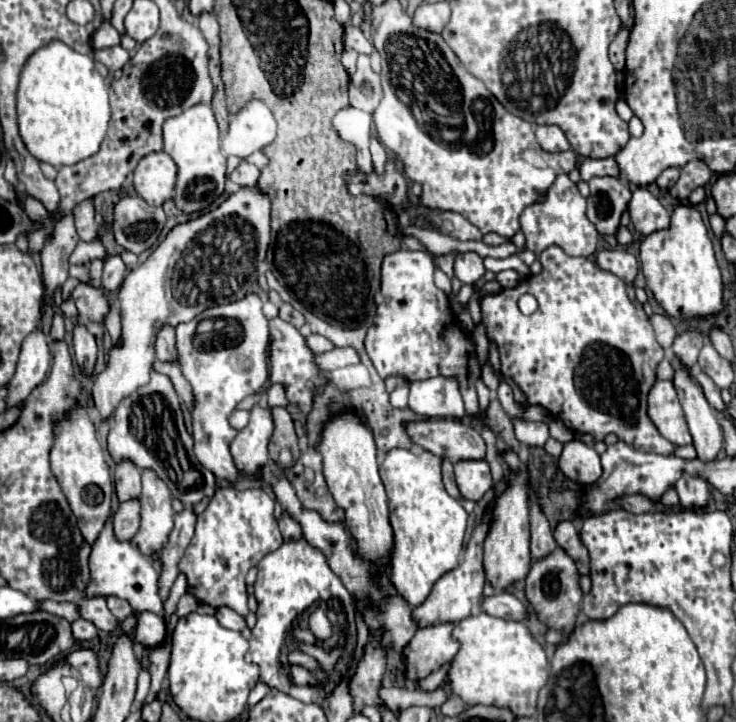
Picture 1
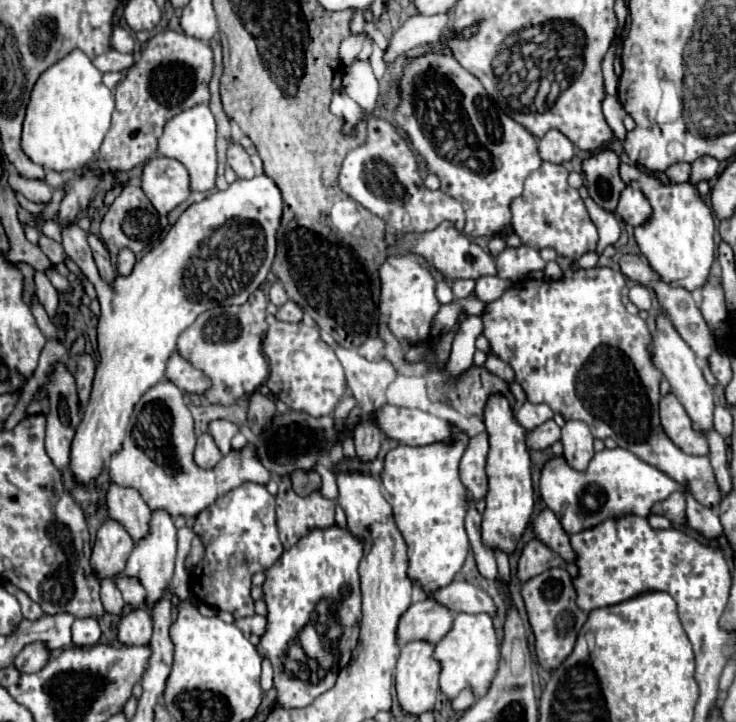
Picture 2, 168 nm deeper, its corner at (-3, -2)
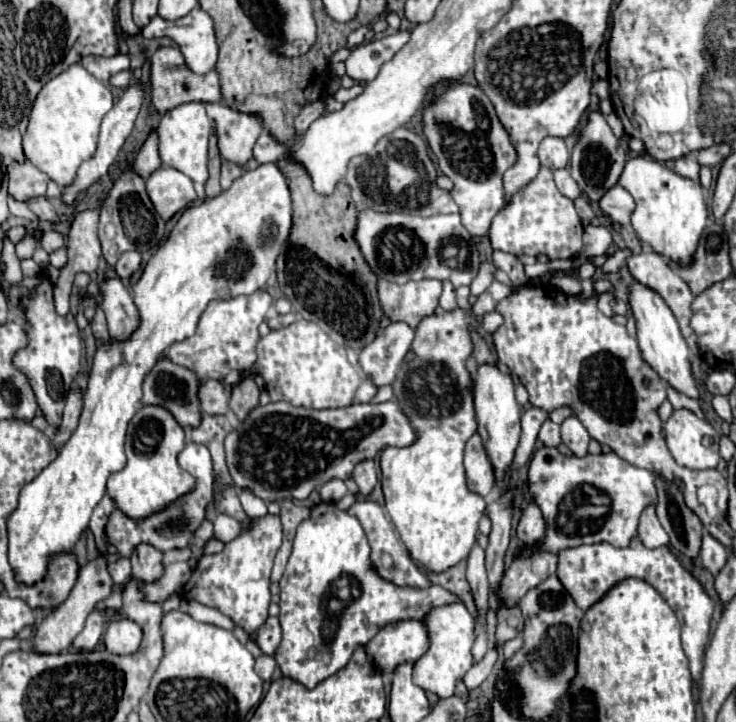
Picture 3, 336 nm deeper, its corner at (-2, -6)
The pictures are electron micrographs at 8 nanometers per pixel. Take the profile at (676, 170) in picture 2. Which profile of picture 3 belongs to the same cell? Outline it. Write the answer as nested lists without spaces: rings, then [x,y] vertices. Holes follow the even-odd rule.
[[[691,155],[677,159],[675,161],[675,171],[679,175],[683,175],[683,177],[689,177],[693,181],[699,181],[699,163]]]

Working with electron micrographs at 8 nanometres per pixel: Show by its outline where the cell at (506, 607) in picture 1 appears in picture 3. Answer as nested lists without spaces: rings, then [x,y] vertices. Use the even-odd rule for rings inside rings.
[[[319,503],[319,505],[315,505],[315,507],[311,509],[311,519],[305,519],[305,521],[297,527],[297,535],[295,535],[295,541],[293,541],[293,551],[291,551],[291,555],[289,555],[285,573],[283,573],[281,581],[279,581],[279,585],[281,585],[281,603],[279,603],[281,613],[279,613],[279,621],[281,621],[281,629],[283,629],[283,641],[281,641],[281,645],[279,645],[277,653],[275,653],[275,661],[277,661],[277,665],[281,667],[283,675],[293,677],[295,681],[301,681],[305,687],[313,689],[319,681],[323,681],[325,677],[329,677],[329,675],[333,675],[333,673],[337,671],[337,669],[333,669],[333,667],[343,669],[343,667],[349,663],[353,651],[355,651],[359,645],[365,645],[365,643],[367,643],[381,627],[385,627],[387,623],[397,623],[399,619],[401,619],[401,621],[403,621],[403,619],[423,619],[433,607],[459,601],[455,595],[451,595],[449,591],[445,591],[445,589],[439,587],[439,585],[431,585],[431,587],[427,587],[427,589],[415,589],[415,587],[399,587],[399,585],[395,585],[395,583],[391,583],[391,581],[385,581],[385,579],[375,571],[369,553],[371,553],[371,551],[369,551],[369,543],[367,543],[367,537],[365,537],[363,529],[361,529],[359,521],[357,521],[353,515],[349,515],[347,511],[337,509],[333,503]],[[325,625],[329,625],[329,629],[331,629],[331,633],[333,633],[333,637],[331,637],[329,641],[327,641],[327,639],[323,637],[323,633],[321,633],[321,629],[323,629]],[[329,643],[333,645],[333,659],[327,659],[327,655],[325,655],[325,653],[329,653]]]

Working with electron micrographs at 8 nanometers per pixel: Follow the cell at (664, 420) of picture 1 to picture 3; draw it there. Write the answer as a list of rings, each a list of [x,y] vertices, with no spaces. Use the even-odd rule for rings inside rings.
[[[687,409],[673,411],[663,425],[667,449],[673,459],[689,469],[715,469],[719,463],[719,433]]]

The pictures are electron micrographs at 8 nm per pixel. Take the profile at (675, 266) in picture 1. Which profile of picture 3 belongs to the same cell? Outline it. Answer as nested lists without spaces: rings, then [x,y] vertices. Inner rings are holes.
[[[651,155],[629,159],[619,177],[619,185],[627,189],[635,201],[631,225],[637,237],[673,263],[689,263],[707,225],[707,203],[703,197],[703,187],[687,177],[677,175],[665,163],[651,159]]]

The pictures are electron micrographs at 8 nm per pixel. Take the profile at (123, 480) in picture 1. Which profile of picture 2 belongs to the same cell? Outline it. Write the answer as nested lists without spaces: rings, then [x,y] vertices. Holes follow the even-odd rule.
[[[112,483],[106,493],[106,505],[110,519],[122,523],[134,541],[142,539],[148,533],[148,521],[152,511],[136,489]]]

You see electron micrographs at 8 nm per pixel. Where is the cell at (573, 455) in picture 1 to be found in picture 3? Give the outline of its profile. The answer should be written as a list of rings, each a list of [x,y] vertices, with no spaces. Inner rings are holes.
[[[571,415],[561,423],[561,439],[563,443],[573,451],[573,455],[577,457],[585,457],[587,455],[587,445],[589,445],[589,433],[583,427],[583,423]]]

